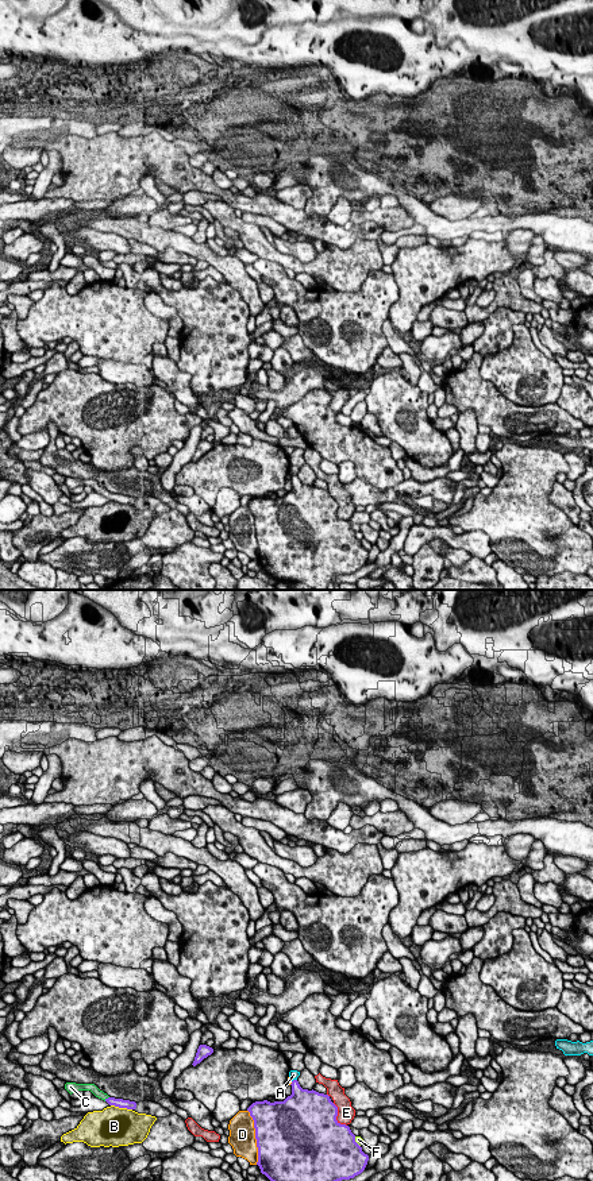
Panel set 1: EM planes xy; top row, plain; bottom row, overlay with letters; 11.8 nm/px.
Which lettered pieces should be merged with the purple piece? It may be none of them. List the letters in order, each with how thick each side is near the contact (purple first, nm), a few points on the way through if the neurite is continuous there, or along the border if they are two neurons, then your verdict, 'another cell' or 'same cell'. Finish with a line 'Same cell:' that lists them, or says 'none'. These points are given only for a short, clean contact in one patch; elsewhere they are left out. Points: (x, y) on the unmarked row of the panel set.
A: 260/120 nm | along xy (296, 474), (292, 477) | another cell
B: 120/460 nm | another cell
C: 120/100 nm | across xy (120, 498), (106, 494), (99, 489) | same cell
D: 500/320 nm | another cell
E: 480/200 nm | another cell
F: 500/90 nm | another cell
Same cell: C

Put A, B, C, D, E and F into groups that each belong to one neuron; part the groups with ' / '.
A / B / C / D / E / F

